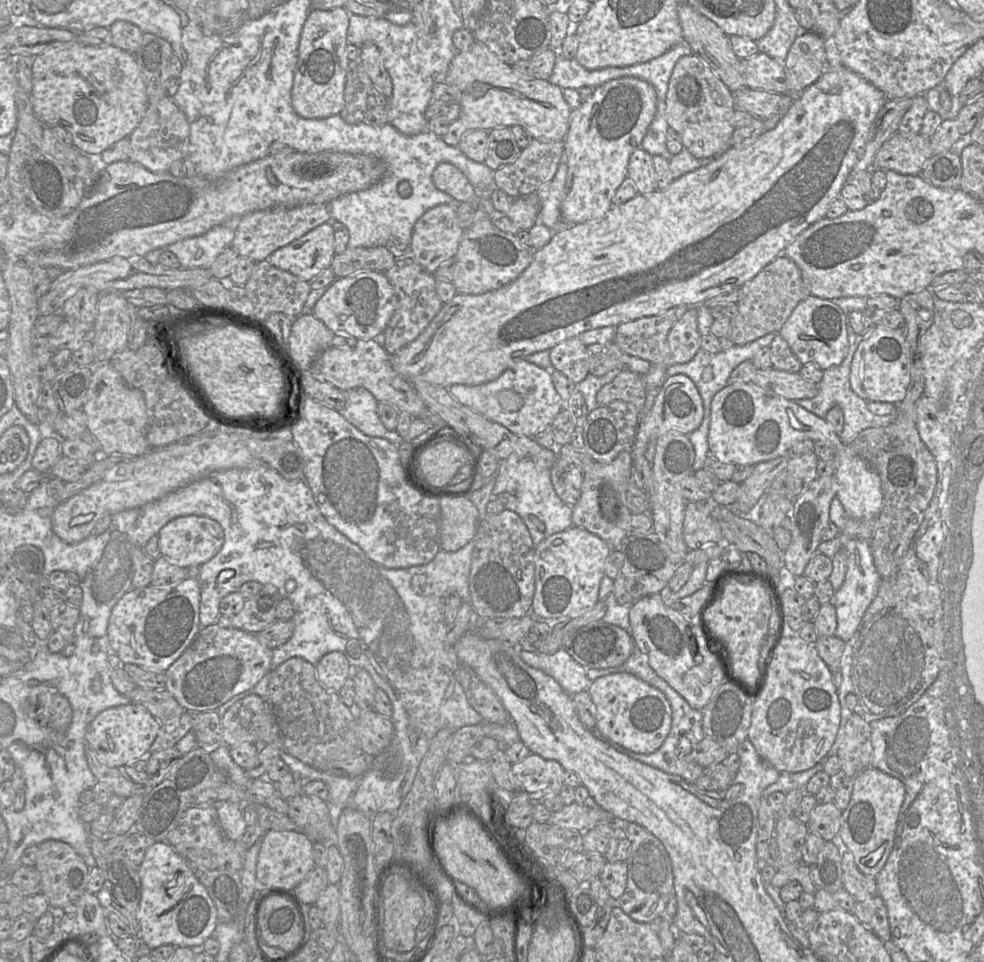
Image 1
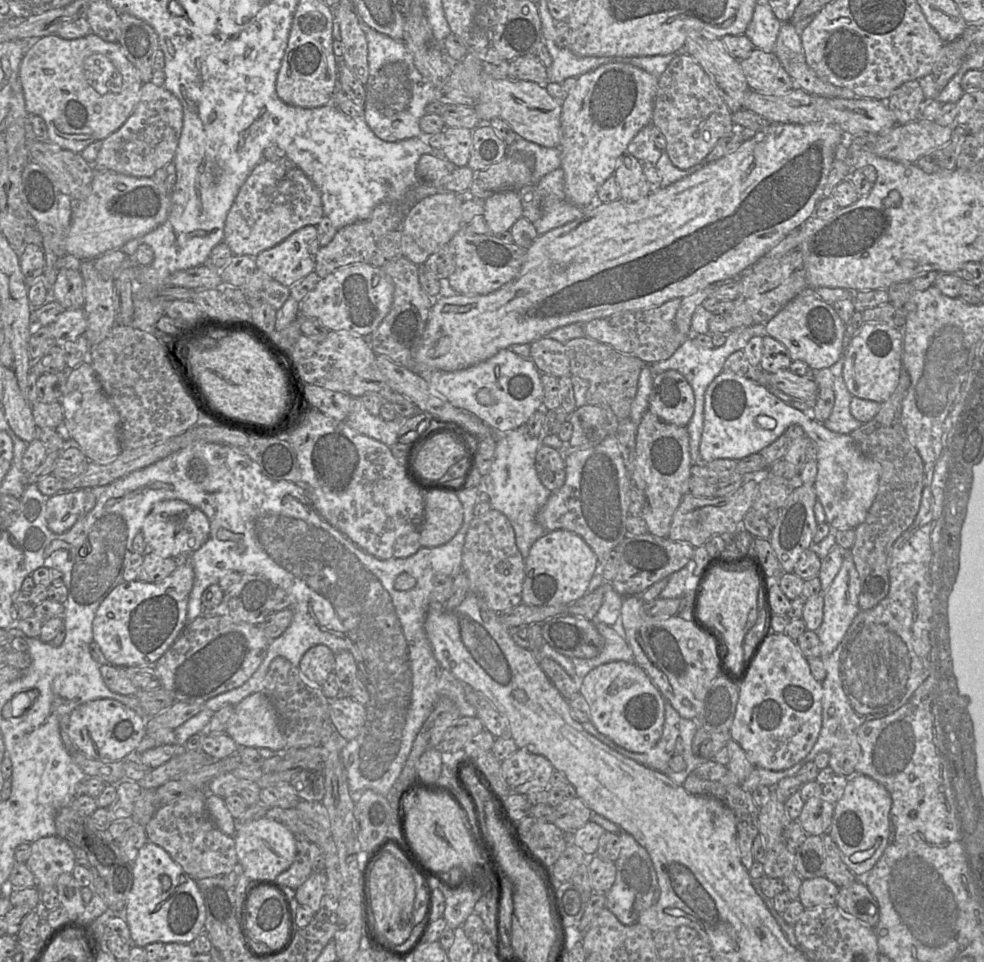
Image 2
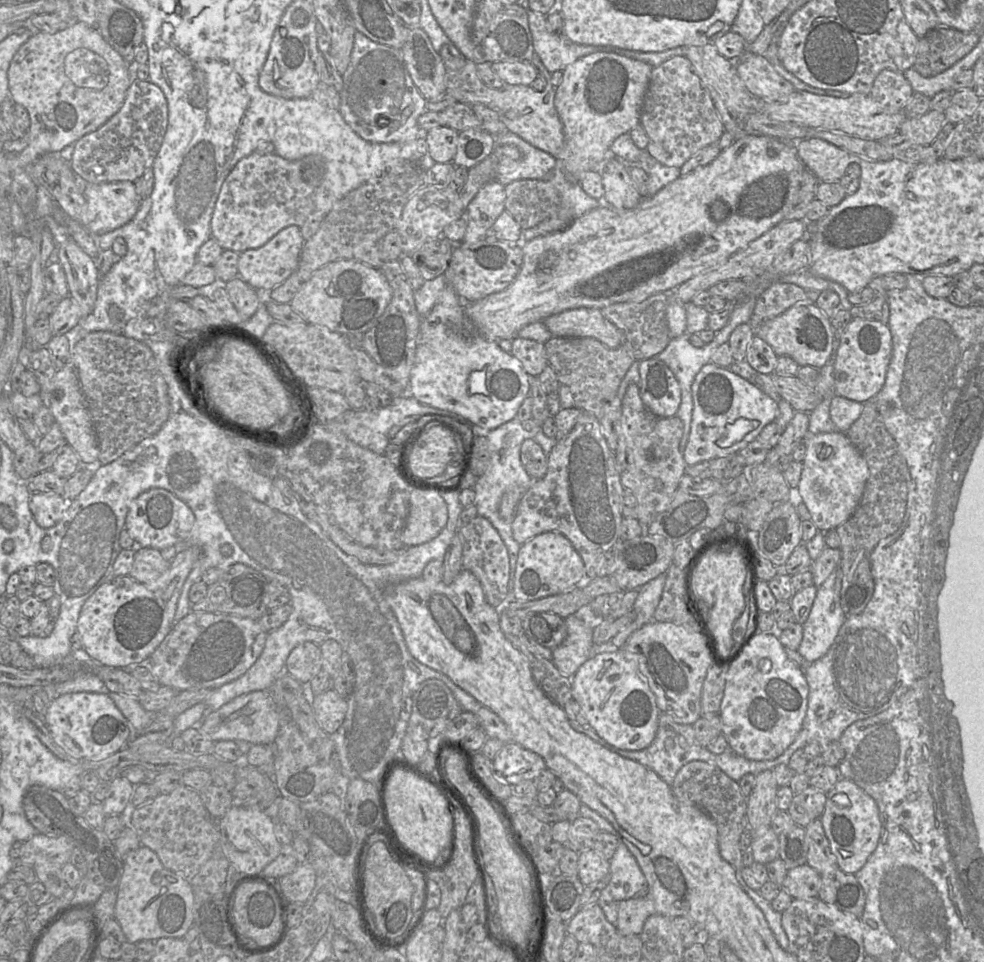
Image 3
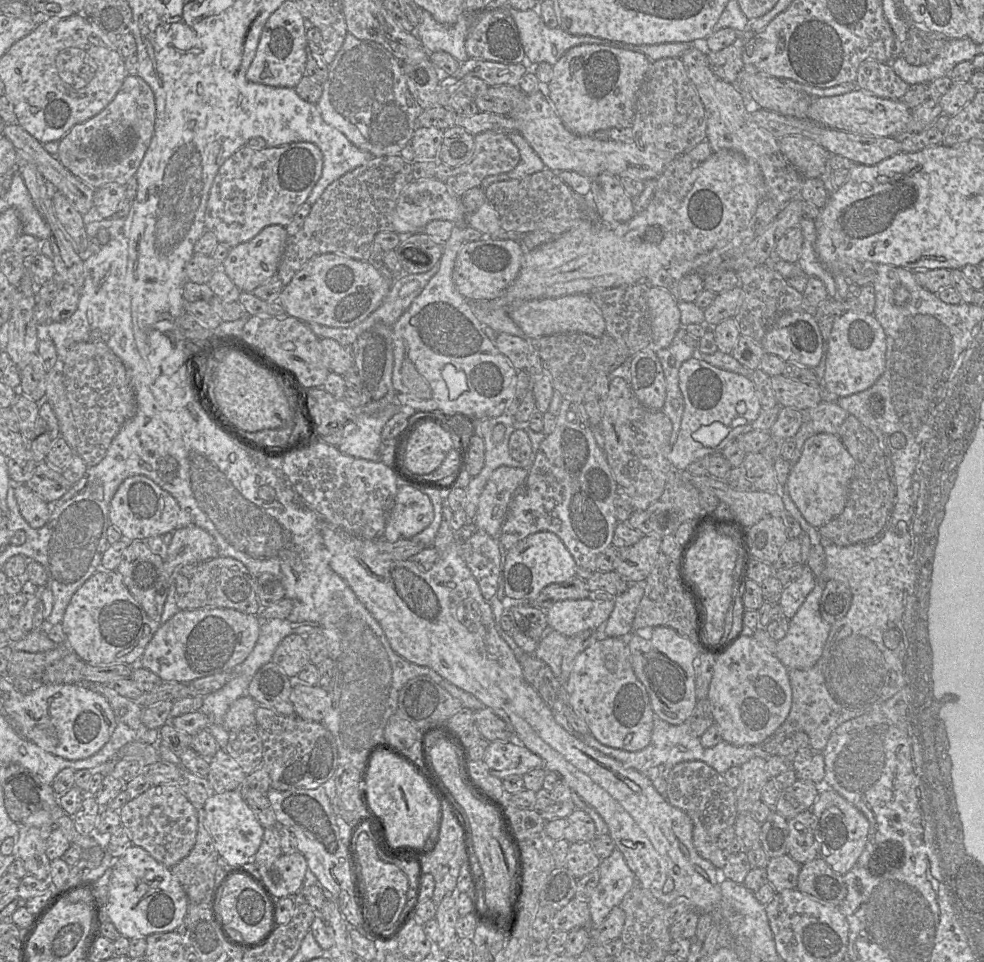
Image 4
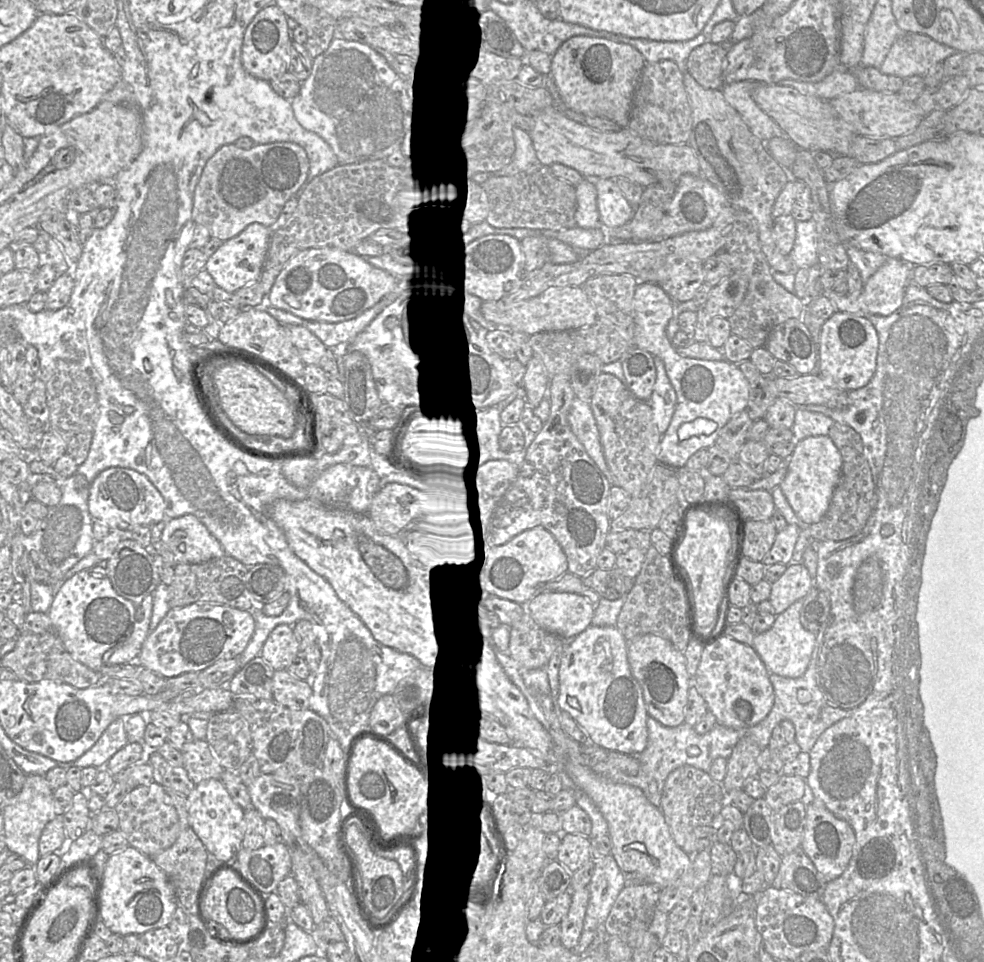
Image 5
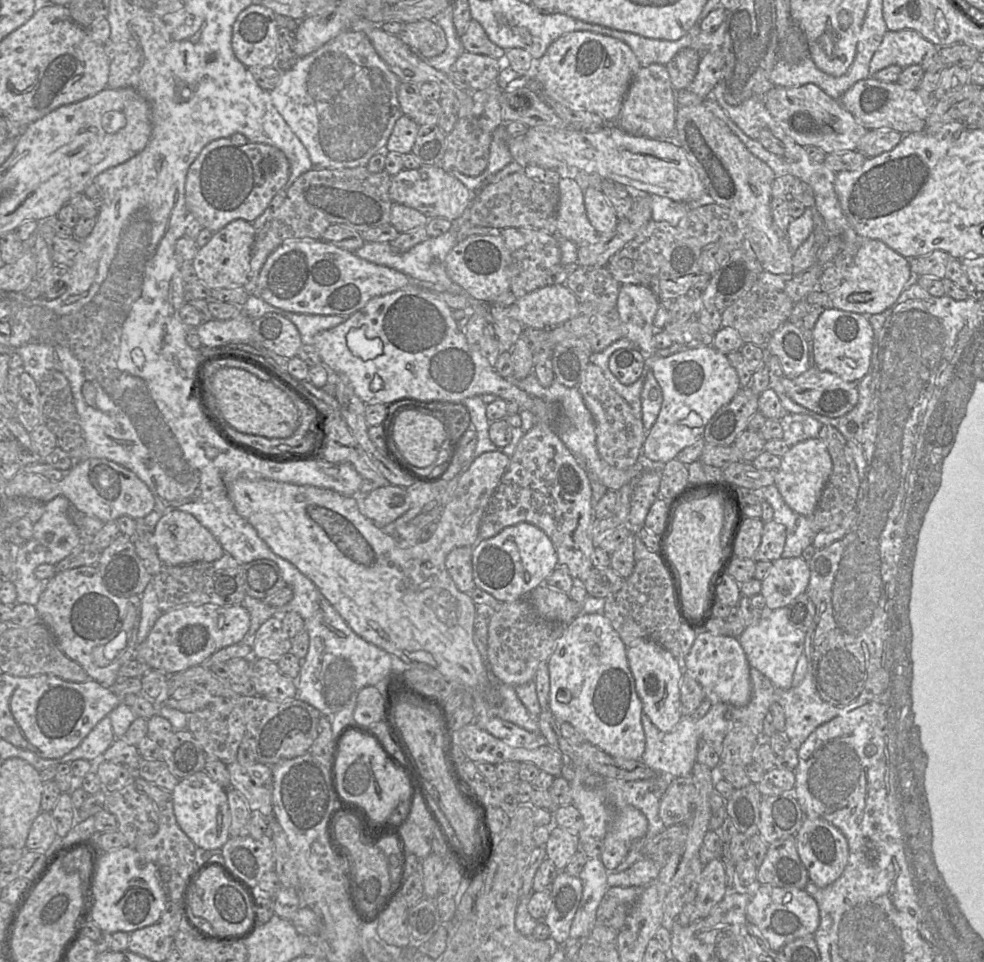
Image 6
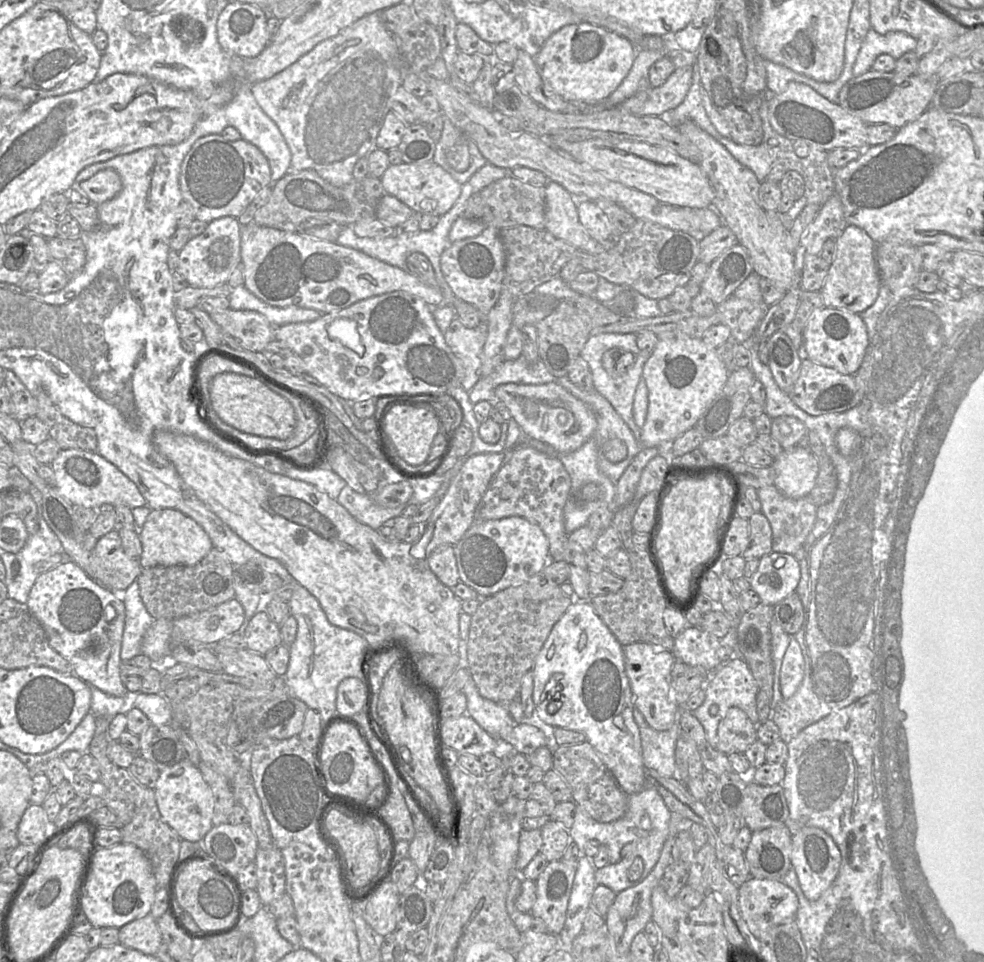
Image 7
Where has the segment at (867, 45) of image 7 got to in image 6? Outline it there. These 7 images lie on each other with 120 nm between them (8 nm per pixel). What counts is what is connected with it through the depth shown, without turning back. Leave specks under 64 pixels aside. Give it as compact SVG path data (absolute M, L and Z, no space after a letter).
M888 30L871 59L870 74L891 65L906 68L921 64L925 55L936 47L915 30Z

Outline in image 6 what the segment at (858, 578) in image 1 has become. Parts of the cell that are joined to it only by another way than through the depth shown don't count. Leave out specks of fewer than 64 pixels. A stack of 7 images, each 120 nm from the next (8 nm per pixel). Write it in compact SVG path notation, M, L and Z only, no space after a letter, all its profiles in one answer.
M786 607L772 610L771 614L749 625L738 637L750 668L767 677L776 687L790 689L798 659L804 652L806 632L796 629L789 621Z

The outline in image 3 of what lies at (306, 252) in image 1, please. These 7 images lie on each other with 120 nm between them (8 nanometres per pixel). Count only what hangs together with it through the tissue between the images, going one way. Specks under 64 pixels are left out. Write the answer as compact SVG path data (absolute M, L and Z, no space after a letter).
M299 226L285 227L263 246L240 253L238 277L262 294L270 292L296 272L304 242Z

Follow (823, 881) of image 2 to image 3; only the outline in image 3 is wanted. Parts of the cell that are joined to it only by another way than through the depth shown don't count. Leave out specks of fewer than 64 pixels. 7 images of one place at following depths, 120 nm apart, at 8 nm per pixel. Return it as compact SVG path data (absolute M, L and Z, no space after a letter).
M801 865L788 869L781 889L793 899L819 898L821 875L809 865Z

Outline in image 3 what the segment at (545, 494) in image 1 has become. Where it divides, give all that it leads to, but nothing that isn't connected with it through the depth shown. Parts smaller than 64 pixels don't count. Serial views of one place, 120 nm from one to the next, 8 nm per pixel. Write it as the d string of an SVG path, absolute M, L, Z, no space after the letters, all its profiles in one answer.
M516 416L510 421L500 425L499 427L489 430L488 435L485 436L488 440L489 448L489 464L485 472L477 478L473 487L475 492L474 505L477 508L479 516L488 519L491 524L497 529L500 537L505 543L509 553L509 602L513 601L512 590L516 571L516 561L521 544L519 544L512 534L512 521L503 519L499 513L500 502L503 494L509 488L523 488L527 490L534 483L534 479L527 473L520 460L520 448L524 440L528 438L534 439L537 432L541 428L534 422L533 419L519 421Z

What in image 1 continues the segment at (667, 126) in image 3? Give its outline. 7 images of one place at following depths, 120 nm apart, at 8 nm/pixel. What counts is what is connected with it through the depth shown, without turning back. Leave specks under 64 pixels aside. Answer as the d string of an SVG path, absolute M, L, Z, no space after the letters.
M697 55L681 57L669 79L665 98L666 120L681 138L684 149L695 158L718 156L730 147L734 127L731 118L736 108L734 93Z

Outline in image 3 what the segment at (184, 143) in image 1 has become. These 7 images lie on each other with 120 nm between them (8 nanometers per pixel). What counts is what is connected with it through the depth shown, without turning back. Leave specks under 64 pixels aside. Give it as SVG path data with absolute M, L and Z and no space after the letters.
M132 79L120 110L97 130L73 146L69 161L73 172L92 184L137 181L151 168L168 125L168 103L159 86L150 80Z

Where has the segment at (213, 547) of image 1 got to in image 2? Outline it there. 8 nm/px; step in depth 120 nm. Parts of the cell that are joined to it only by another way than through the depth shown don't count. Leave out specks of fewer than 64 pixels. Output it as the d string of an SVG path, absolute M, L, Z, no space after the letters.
M164 500L154 505L146 516L140 533L149 551L174 558L178 555L189 555L199 549L209 538L210 523L200 509L181 500Z

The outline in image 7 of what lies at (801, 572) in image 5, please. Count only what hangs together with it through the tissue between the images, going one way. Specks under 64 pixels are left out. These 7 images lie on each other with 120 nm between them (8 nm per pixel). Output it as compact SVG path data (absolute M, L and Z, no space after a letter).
M771 552L759 559L759 566L749 582L762 603L774 606L795 593L800 578L800 563L793 555Z

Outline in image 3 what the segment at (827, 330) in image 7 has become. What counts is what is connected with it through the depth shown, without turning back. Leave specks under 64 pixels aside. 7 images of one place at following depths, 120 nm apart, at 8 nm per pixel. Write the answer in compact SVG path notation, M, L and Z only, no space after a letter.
M853 318L840 338L834 363L834 393L866 403L883 388L892 356L892 335L887 324L875 320Z

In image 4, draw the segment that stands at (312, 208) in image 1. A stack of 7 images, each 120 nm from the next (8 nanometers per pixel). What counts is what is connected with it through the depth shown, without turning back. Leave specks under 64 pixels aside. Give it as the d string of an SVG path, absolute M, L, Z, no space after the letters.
M297 142L297 143L286 144L280 147L273 147L273 148L267 147L261 150L253 150L248 146L241 147L223 163L223 165L219 168L218 173L213 181L213 184L209 192L209 198L207 201L205 218L204 218L206 231L213 233L218 243L227 244L229 247L232 248L238 244L251 240L263 228L267 226L279 225L279 226L286 227L291 223L299 207L306 202L313 187L321 177L322 167L323 167L323 155L320 149L316 145L309 142Z

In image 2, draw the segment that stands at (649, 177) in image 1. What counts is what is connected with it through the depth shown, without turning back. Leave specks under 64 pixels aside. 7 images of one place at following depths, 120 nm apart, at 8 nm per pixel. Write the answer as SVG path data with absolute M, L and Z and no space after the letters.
M625 153L618 161L612 176L620 189L620 199L634 202L650 194L647 179L642 170L642 162Z

